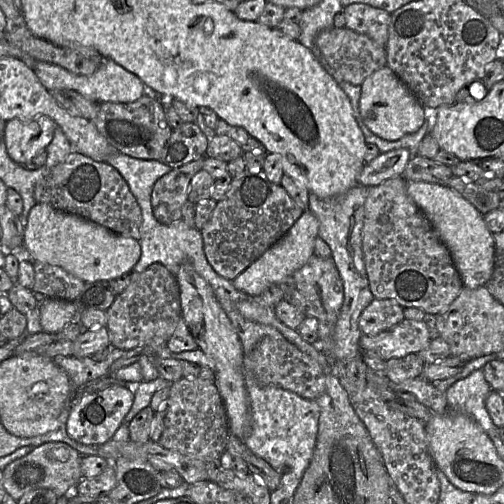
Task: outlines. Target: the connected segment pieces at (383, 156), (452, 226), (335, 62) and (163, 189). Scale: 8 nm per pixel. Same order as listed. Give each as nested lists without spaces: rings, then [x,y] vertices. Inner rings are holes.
[[[406,148],[380,153],[364,165],[358,176],[358,184],[366,187],[377,186],[390,178],[400,177],[411,158],[412,155]]]
[[[407,181],[407,193],[430,221],[436,235],[450,251],[463,287],[485,286],[494,269],[495,241],[484,216],[461,194],[447,185]]]
[[[332,27],[321,31],[315,38],[315,46],[342,79],[355,86],[361,86],[369,75],[387,66],[386,47],[348,28]]]
[[[204,158],[172,169],[154,184],[151,206],[154,217],[162,224],[182,219],[182,206],[188,200],[192,177],[203,168]]]

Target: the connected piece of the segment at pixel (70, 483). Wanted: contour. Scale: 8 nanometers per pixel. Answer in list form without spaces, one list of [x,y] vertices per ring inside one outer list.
[[[47,442],[36,446],[27,455],[8,464],[2,471],[3,487],[16,501],[36,489],[47,489],[58,497],[69,496],[82,479],[81,457],[76,450],[62,442]]]

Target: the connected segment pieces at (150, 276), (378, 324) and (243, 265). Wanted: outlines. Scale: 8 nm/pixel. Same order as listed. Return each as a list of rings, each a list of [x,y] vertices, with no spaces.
[[[153,263],[140,273],[130,273],[130,282],[118,296],[107,313],[107,330],[110,345],[123,351],[132,350],[138,346],[149,345],[155,350],[167,348],[167,342],[172,336],[181,319],[180,289],[174,276],[160,263]]]
[[[374,298],[359,318],[362,335],[376,336],[405,319],[404,308],[395,300]]]
[[[246,169],[232,178],[224,197],[217,202],[210,219],[200,231],[204,253],[209,264],[220,276],[232,281],[283,237],[303,212],[304,210],[298,206],[282,185],[269,181],[263,170],[252,173]]]

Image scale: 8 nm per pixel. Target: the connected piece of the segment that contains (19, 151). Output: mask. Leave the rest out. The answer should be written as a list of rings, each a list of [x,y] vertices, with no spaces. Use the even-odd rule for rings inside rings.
[[[48,116],[30,120],[12,119],[4,125],[4,141],[10,159],[19,164],[28,164],[41,151],[46,150],[53,139],[57,123]]]

